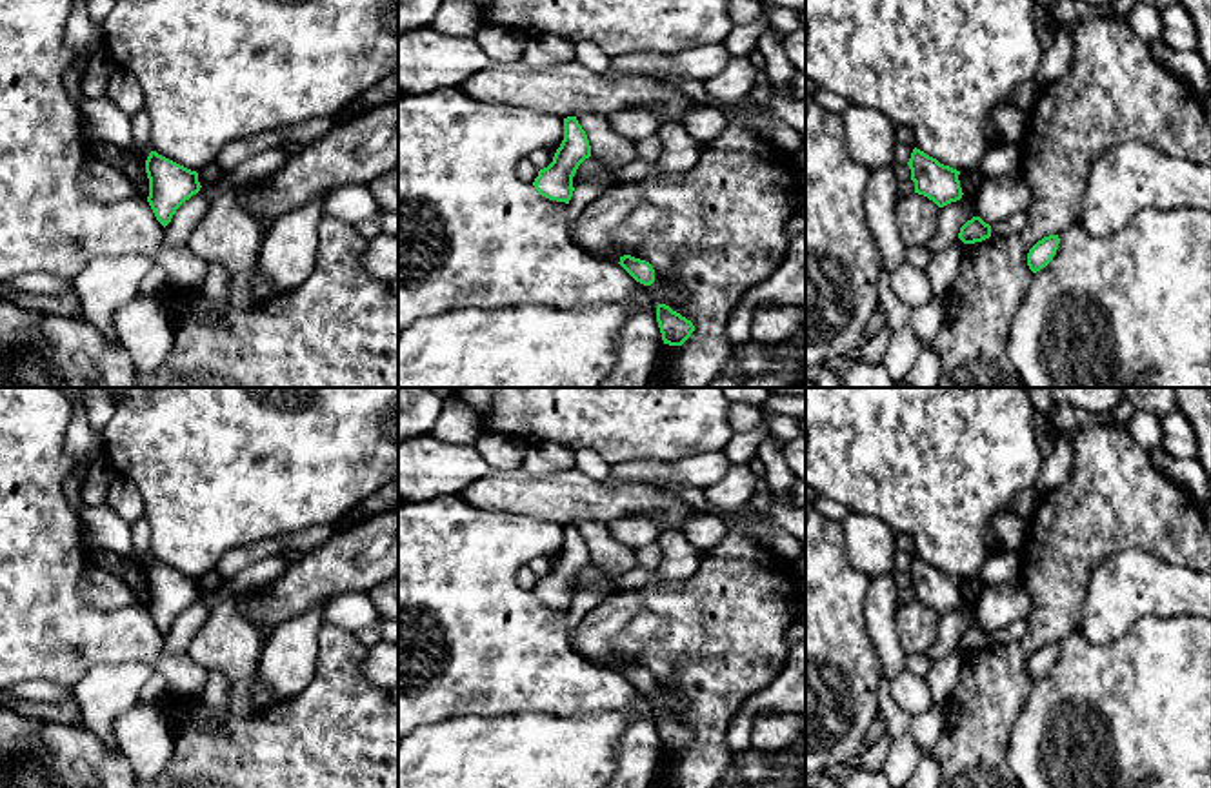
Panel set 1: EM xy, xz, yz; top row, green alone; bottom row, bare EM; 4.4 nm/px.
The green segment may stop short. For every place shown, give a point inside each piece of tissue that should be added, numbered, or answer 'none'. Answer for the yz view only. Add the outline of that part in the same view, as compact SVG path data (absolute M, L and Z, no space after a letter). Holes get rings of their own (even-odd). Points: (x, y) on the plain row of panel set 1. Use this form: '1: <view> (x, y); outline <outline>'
none

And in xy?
none

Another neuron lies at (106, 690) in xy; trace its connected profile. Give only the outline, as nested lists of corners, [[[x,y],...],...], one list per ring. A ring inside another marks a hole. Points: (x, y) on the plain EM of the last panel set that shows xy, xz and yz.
[[[136,661],[98,664],[75,686],[75,699],[87,730],[100,737],[111,752],[118,752],[113,737],[115,719],[140,702],[138,693],[153,673],[153,668]]]

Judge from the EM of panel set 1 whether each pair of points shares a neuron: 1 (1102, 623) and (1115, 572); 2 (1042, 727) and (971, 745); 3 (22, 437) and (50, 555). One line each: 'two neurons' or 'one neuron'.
1: one neuron
2: two neurons
3: one neuron

